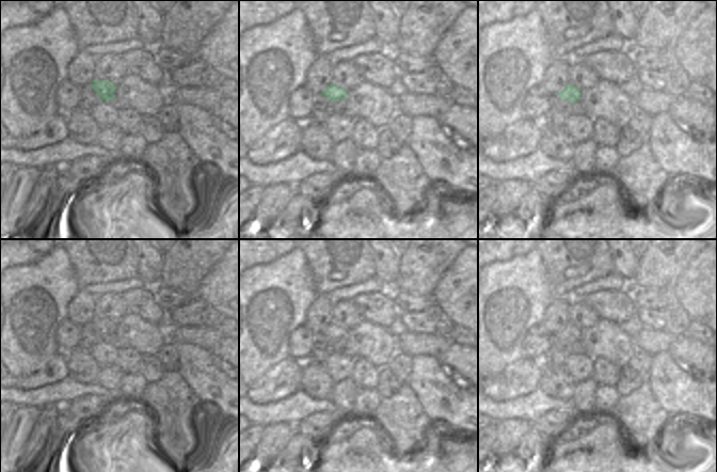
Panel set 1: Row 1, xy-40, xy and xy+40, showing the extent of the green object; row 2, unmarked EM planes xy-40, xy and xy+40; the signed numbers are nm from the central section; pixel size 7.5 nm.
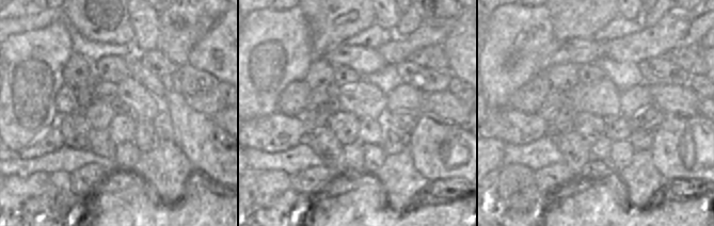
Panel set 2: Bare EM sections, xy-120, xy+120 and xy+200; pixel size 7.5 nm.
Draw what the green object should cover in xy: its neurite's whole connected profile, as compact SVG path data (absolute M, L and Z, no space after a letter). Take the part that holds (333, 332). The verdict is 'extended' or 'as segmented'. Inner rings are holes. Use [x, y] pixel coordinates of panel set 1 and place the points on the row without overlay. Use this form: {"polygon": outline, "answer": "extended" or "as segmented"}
{"polygon": "M332 321L319 334L323 334L326 339L334 342L340 339L348 340L348 330L336 326Z", "answer": "as segmented"}

